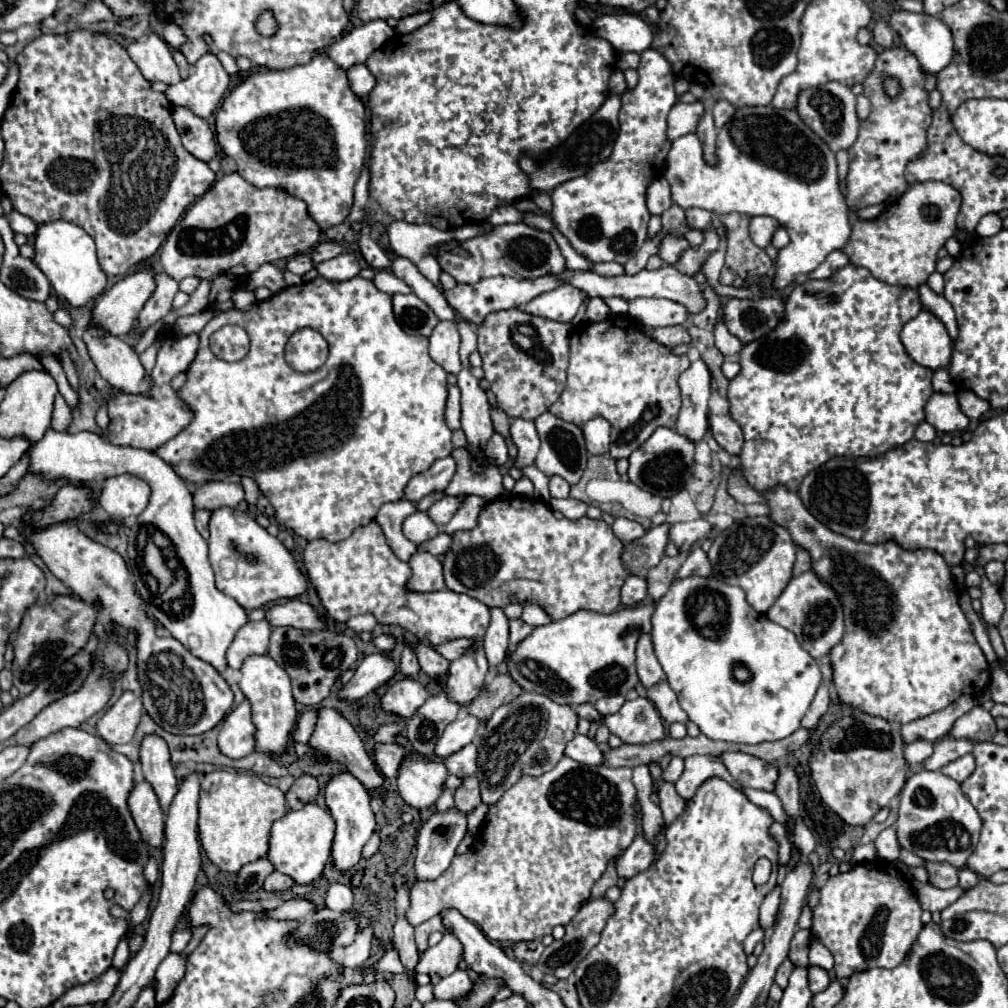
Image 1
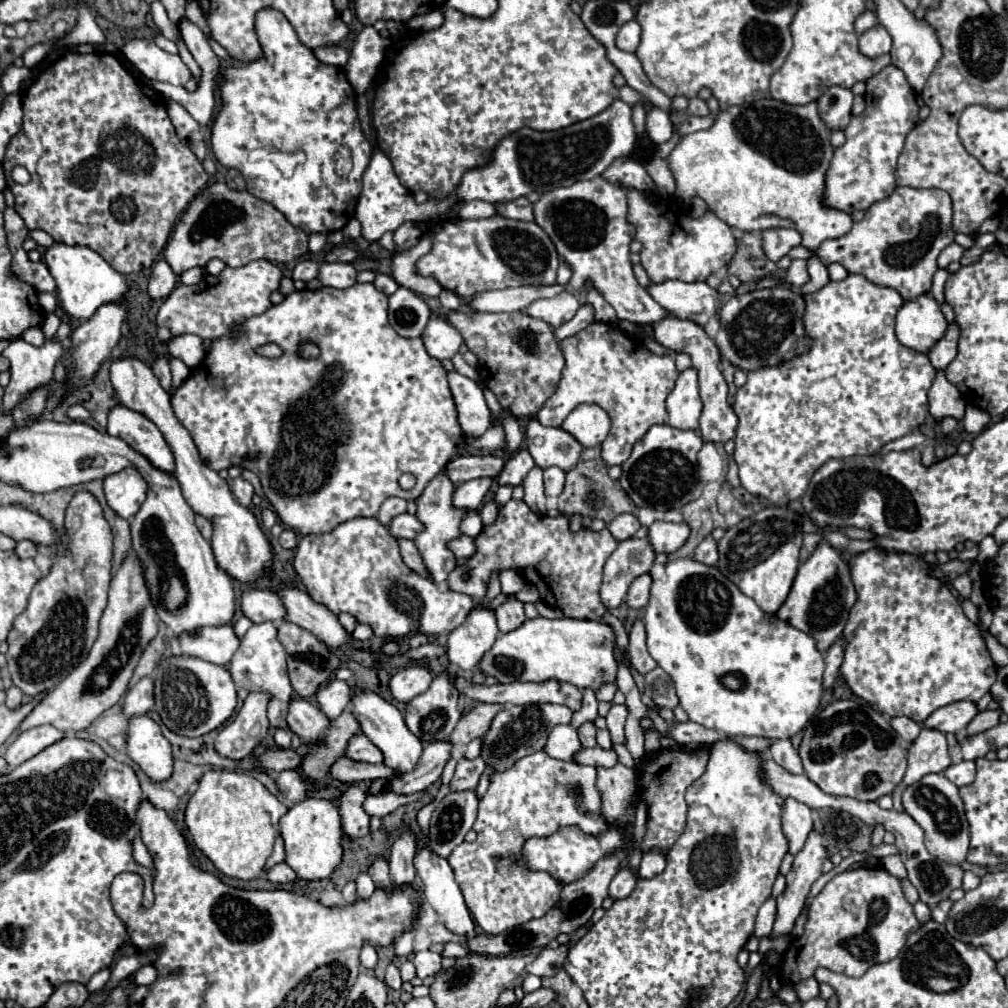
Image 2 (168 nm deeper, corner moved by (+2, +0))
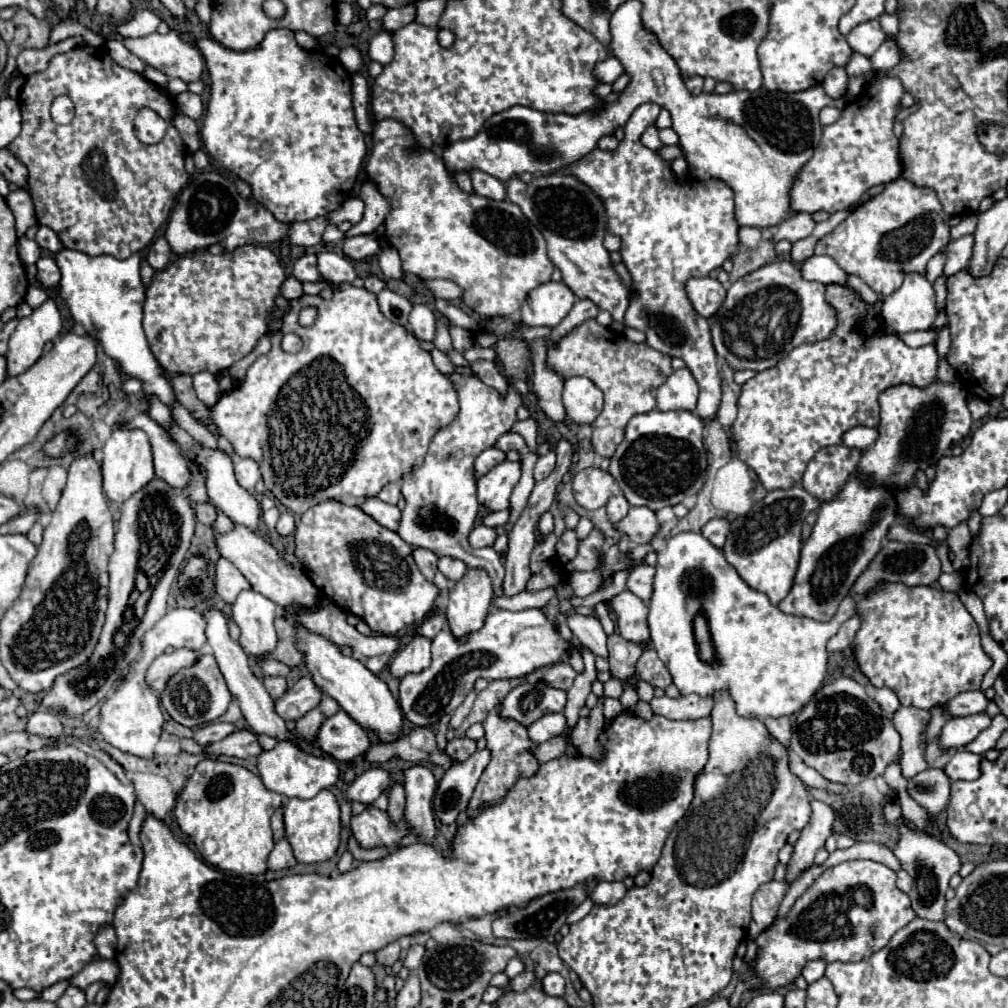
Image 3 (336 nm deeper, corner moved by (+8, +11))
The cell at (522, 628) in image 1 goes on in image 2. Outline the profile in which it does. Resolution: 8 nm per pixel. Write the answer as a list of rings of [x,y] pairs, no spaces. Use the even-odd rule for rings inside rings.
[[[516,599],[506,601],[494,613],[496,613],[496,619],[498,619],[500,633],[510,633],[510,629],[518,629],[518,625],[522,625],[522,621],[526,621],[524,605]]]

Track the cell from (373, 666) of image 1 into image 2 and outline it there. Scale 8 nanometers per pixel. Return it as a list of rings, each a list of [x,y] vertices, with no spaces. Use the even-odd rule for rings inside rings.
[[[334,679],[330,683],[324,683],[318,689],[314,701],[326,717],[330,717],[330,719],[338,717],[344,709],[350,707],[350,685],[348,685],[348,681]]]

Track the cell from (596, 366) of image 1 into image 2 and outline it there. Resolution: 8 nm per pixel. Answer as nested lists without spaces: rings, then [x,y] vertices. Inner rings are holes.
[[[592,323],[588,325],[584,331],[562,339],[560,347],[564,351],[564,371],[562,371],[562,379],[558,383],[556,393],[544,403],[544,407],[538,411],[536,419],[542,425],[552,425],[552,427],[560,427],[566,419],[566,415],[578,407],[580,403],[596,403],[600,405],[604,411],[608,411],[612,427],[610,433],[606,437],[606,441],[602,443],[602,459],[608,465],[622,465],[630,453],[632,447],[638,439],[642,439],[642,435],[656,423],[666,423],[666,397],[672,393],[674,383],[678,379],[678,369],[674,365],[674,359],[670,355],[658,357],[652,351],[648,351],[644,345],[640,345],[634,337],[626,335],[624,331],[620,331],[616,325],[606,325],[606,323]]]

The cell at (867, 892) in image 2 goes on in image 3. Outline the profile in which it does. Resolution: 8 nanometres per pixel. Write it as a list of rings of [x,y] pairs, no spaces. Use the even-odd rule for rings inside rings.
[[[848,860],[842,864],[836,864],[832,868],[826,868],[808,890],[796,898],[794,906],[790,908],[786,918],[774,920],[772,926],[768,926],[758,938],[756,938],[756,964],[754,964],[754,974],[760,978],[762,988],[782,988],[792,984],[806,962],[824,958],[826,962],[858,962],[880,948],[884,948],[890,938],[904,928],[912,918],[914,910],[910,908],[910,898],[896,888],[896,872],[890,870],[888,866],[874,862],[874,860]]]

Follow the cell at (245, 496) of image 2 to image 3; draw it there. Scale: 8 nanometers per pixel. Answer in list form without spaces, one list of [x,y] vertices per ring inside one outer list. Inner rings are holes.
[[[236,458],[234,472],[236,472],[236,480],[240,482],[240,486],[250,492],[254,492],[254,486],[258,484],[258,480],[262,480],[260,468],[252,458]]]

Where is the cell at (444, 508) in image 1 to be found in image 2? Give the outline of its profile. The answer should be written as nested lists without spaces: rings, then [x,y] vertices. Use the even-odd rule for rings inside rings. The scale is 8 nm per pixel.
[[[474,479],[474,481],[464,481],[462,485],[456,487],[452,505],[458,509],[478,509],[484,501],[484,495],[488,493],[492,485],[492,479]]]

